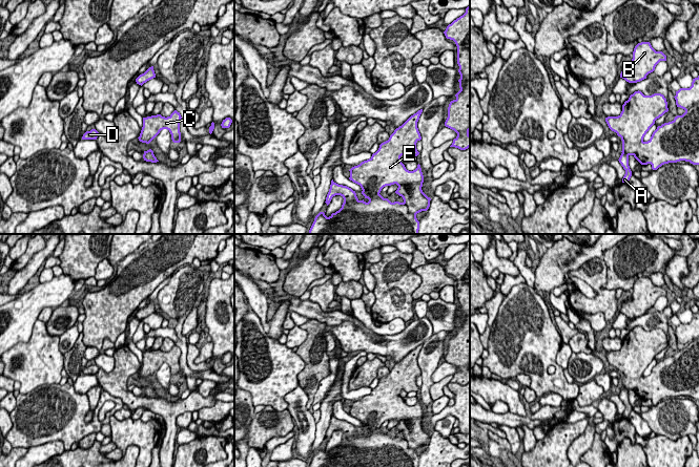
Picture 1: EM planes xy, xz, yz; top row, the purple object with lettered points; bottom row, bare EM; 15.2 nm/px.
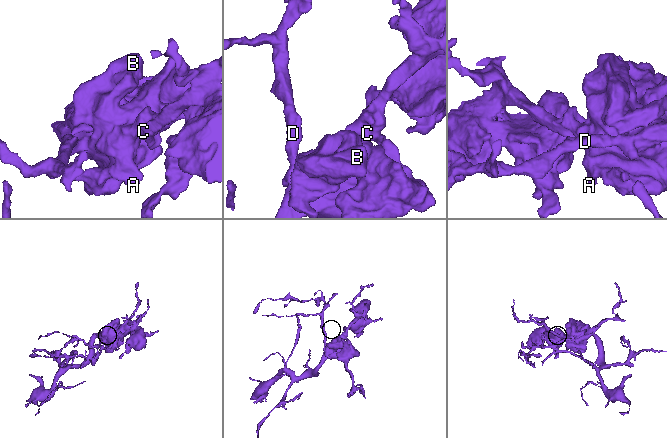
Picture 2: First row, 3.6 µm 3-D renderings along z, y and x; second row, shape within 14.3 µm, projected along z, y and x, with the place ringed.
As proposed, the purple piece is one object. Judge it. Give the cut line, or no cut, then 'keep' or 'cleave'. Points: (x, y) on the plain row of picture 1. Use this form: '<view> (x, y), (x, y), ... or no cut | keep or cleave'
no cut | keep

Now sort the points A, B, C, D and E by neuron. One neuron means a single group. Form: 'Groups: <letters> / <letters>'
Groups: A B C D E

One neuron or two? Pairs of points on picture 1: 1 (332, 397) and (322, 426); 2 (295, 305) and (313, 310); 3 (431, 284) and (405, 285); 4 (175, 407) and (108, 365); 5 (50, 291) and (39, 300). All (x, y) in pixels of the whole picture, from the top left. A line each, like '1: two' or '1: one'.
1: one
2: one
3: two
4: two
5: one

